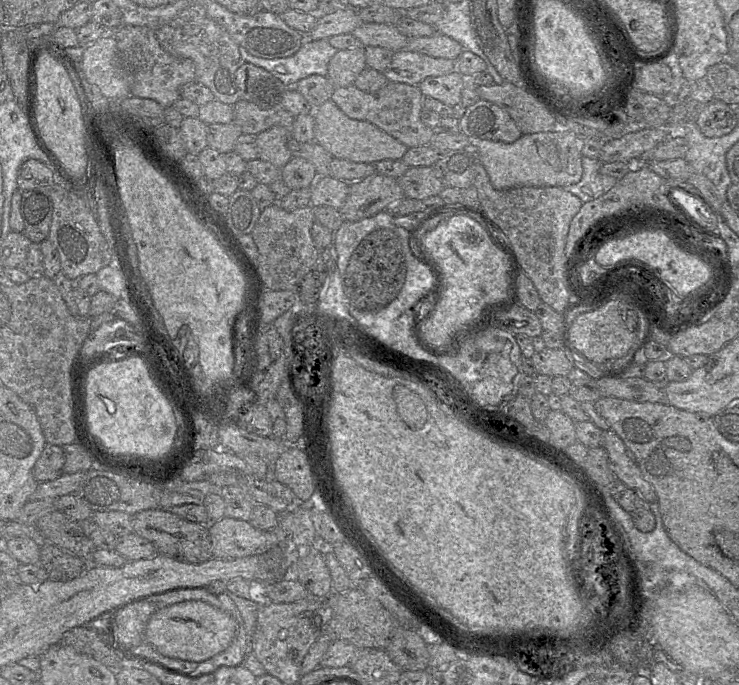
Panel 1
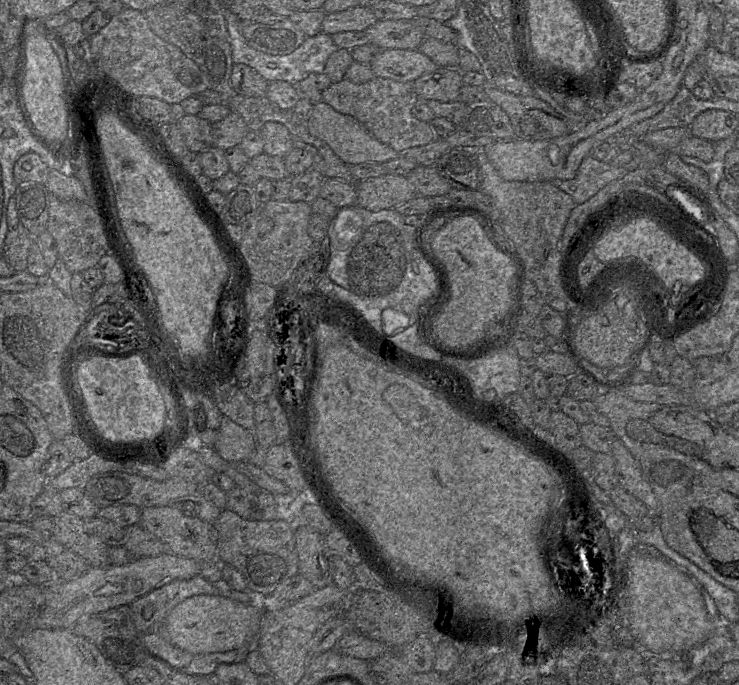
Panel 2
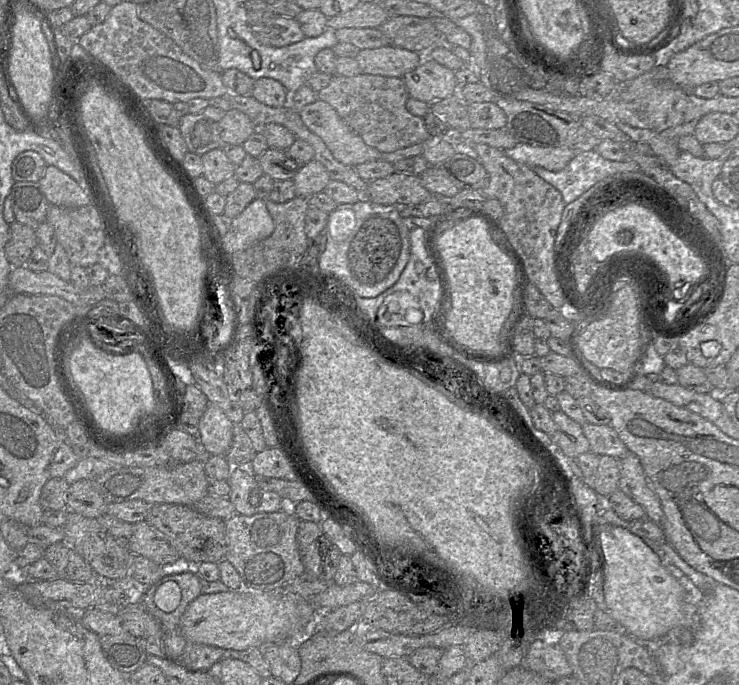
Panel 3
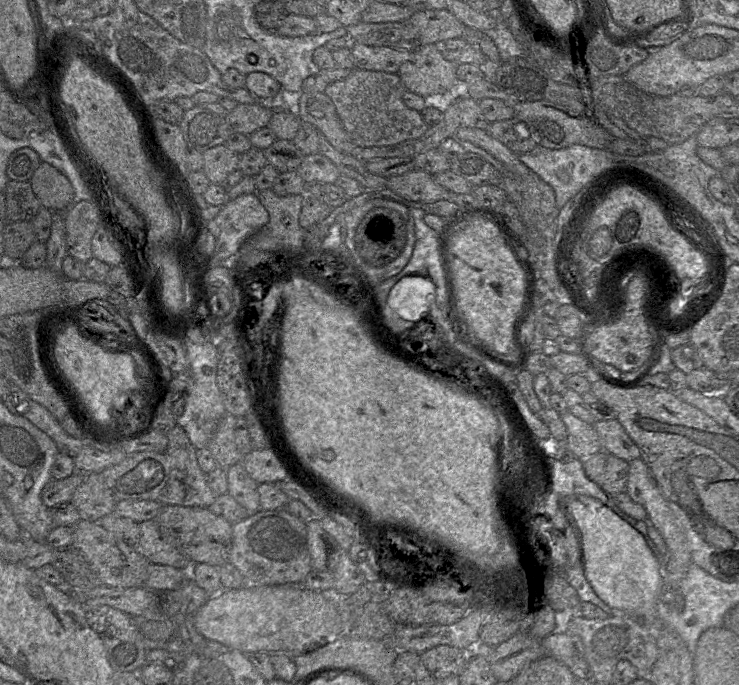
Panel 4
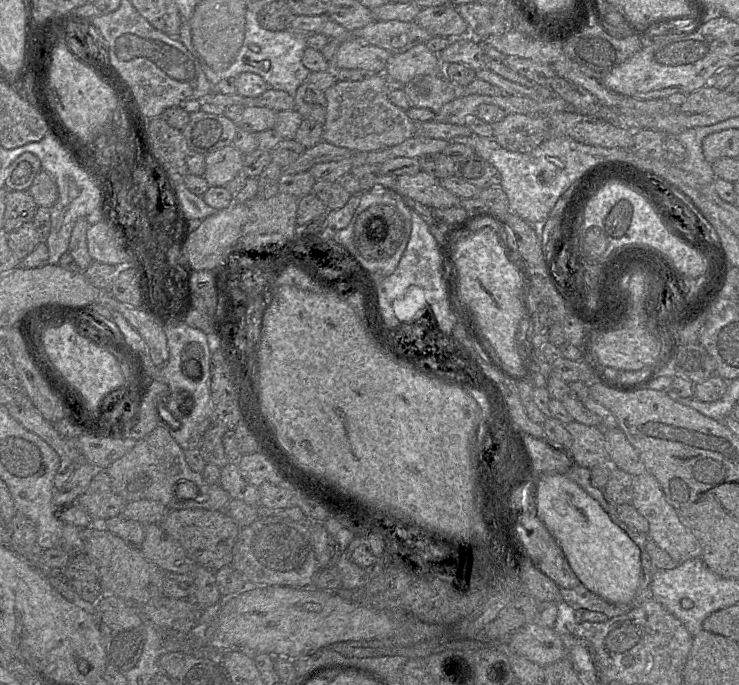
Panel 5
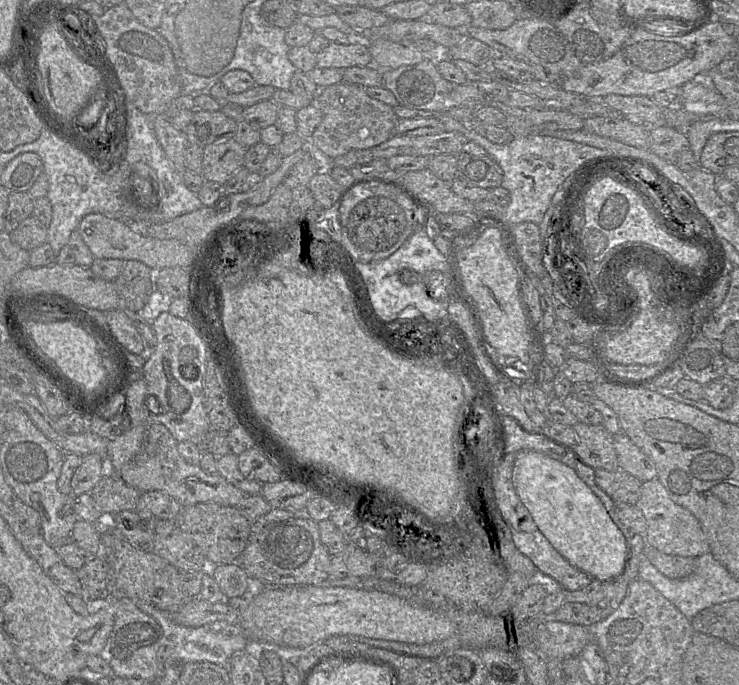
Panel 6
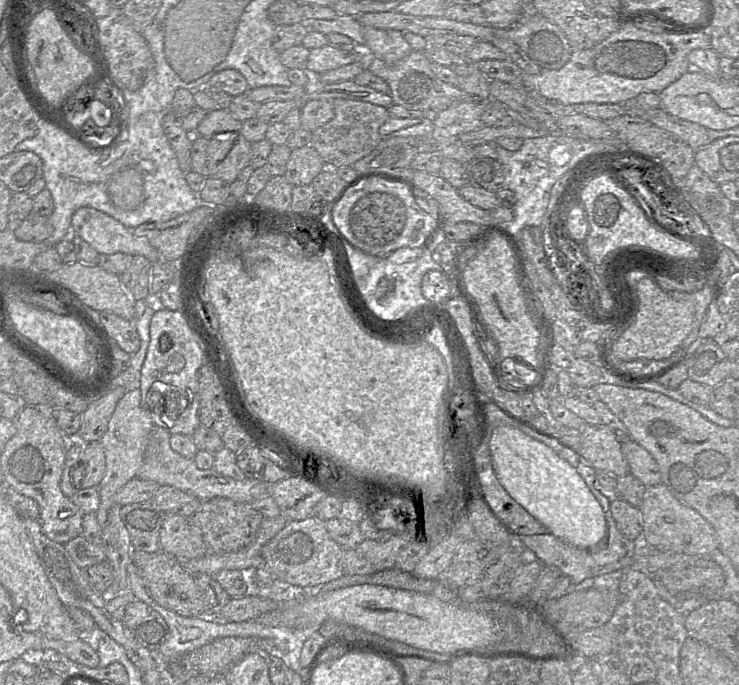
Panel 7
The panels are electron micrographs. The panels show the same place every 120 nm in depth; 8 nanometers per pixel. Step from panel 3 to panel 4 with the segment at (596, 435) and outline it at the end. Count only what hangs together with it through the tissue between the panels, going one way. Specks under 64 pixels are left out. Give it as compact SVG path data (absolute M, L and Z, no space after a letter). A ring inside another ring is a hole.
M616 419L597 421L592 426L600 439L602 451L626 462L640 458L638 447Z

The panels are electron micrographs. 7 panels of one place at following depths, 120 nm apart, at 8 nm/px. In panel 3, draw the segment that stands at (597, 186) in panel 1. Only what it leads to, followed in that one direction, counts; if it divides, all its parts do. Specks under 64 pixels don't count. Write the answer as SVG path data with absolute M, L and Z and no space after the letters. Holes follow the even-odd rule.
M582 149L560 171L531 167L544 181L555 187L565 204L576 200L599 181L616 173L640 171L635 161L611 161L603 158L595 149Z

